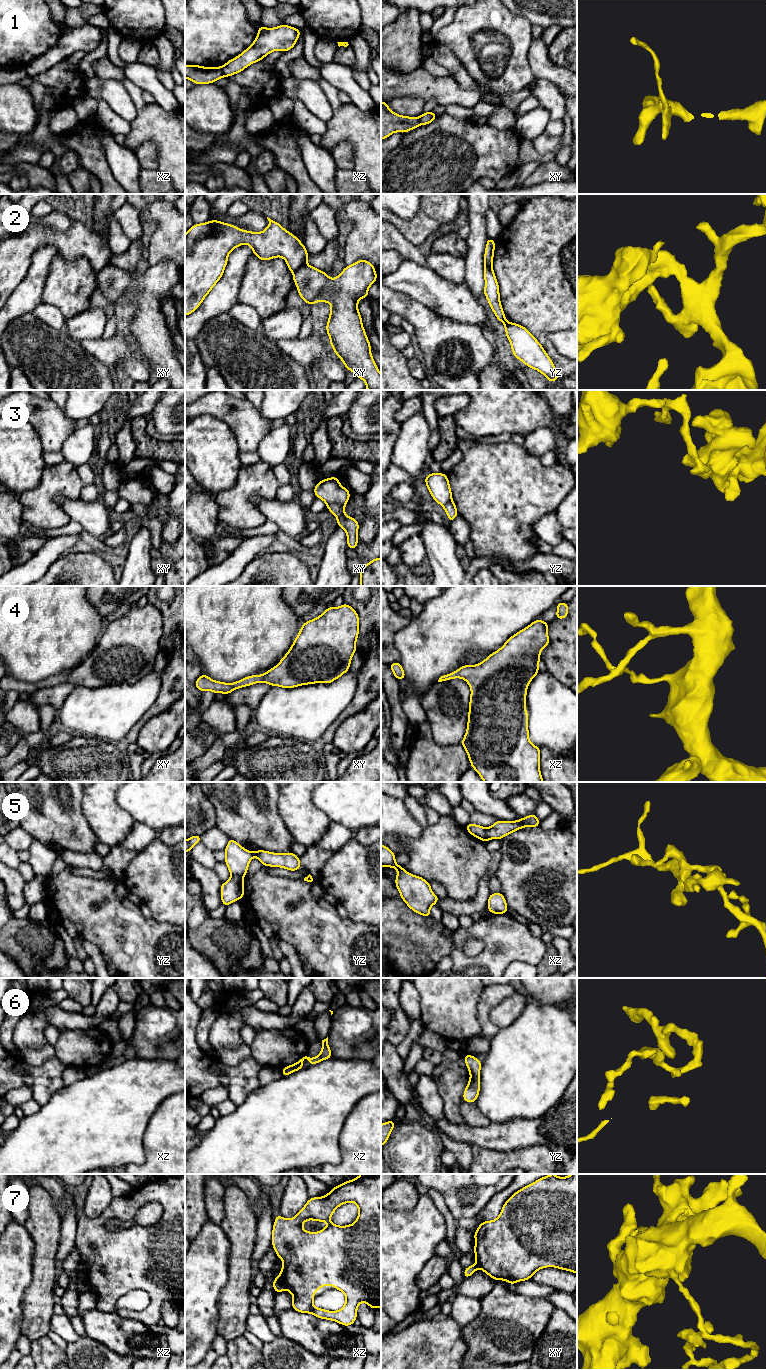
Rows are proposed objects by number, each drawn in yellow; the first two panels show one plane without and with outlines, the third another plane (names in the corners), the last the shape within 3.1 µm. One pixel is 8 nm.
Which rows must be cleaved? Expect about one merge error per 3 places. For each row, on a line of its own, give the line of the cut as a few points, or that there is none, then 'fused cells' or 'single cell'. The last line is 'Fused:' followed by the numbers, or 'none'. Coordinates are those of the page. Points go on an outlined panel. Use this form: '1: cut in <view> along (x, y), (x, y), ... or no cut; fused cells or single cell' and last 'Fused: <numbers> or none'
1: cut in xz along (220, 67), (224, 75); fused cells
2: cut in xy along (305, 263), (293, 273); fused cells
3: cut in xy along (344, 504), (330, 503), (327, 505); fused cells
4: no cut; single cell
5: cut in yz along (231, 874), (236, 874), (242, 878); fused cells
6: cut in yz along (471, 1076), (478, 1078); fused cells
7: cut in xz along (279, 1275), (285, 1288); fused cells
Fused: 1, 2, 3, 5, 6, 7

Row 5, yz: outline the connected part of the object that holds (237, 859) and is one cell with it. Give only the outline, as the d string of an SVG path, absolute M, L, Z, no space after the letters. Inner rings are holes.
M229 838L225 848L225 863L231 875L237 875L242 878L247 873L250 860L257 857L263 866L282 867L290 871L296 871L301 868L300 859L292 852L283 854L268 852L265 850L248 851L243 848L234 839Z

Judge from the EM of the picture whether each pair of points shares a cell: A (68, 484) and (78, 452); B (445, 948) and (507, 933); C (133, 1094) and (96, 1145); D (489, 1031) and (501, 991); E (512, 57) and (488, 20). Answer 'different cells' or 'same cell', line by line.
A: different cells
B: different cells
C: same cell
D: same cell
E: same cell

